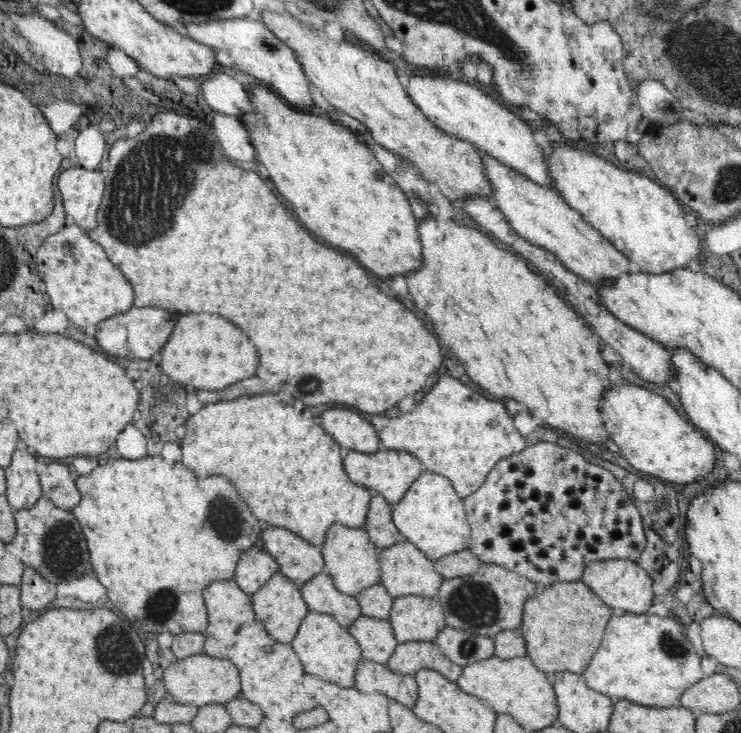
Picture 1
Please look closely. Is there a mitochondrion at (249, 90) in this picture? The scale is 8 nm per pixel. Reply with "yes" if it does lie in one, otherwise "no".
no

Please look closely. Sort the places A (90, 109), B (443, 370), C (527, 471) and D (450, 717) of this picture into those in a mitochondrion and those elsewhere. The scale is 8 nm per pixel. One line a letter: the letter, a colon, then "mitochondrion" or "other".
A: other
B: other
C: other
D: other

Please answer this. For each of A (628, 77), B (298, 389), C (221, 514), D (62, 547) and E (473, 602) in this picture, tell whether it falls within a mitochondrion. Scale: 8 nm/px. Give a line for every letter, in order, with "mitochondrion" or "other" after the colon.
A: other
B: mitochondrion
C: mitochondrion
D: mitochondrion
E: mitochondrion

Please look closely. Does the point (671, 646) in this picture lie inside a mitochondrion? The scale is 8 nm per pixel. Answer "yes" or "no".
yes

